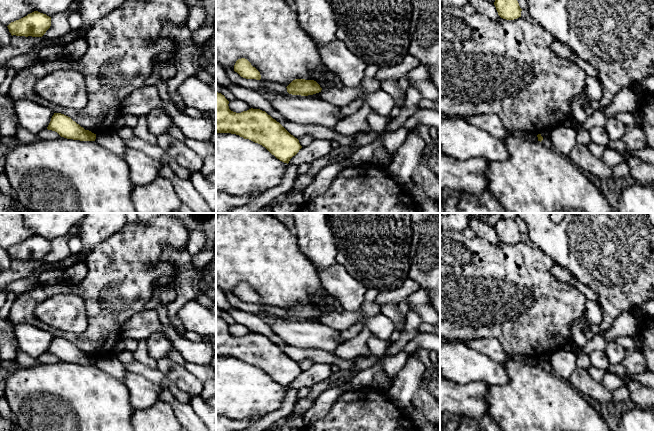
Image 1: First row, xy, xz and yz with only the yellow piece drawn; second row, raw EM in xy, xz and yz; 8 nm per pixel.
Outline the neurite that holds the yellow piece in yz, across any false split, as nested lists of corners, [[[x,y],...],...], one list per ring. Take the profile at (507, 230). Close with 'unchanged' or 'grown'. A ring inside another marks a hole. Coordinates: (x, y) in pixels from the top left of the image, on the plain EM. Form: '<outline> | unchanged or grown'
[[[500,218],[495,224],[494,229],[498,239],[506,244],[514,244],[521,241],[522,233],[515,220],[509,218]]] | unchanged

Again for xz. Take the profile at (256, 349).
[[[216,316],[216,357],[231,357],[244,363],[249,363],[262,369],[277,383],[287,388],[302,372],[299,364],[265,335],[251,332],[247,335],[236,337],[229,333],[228,328],[229,325],[225,320]]] | unchanged

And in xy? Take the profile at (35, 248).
[[[34,235],[27,240],[11,246],[7,251],[11,259],[42,261],[51,250],[51,241]]] | unchanged

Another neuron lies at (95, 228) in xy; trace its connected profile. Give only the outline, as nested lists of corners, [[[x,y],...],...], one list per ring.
[[[87,213],[81,221],[80,235],[83,245],[92,249],[117,233],[127,222],[127,213]]]

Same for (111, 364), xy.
[[[115,356],[98,358],[95,365],[121,382],[123,382],[127,373],[125,367]]]

